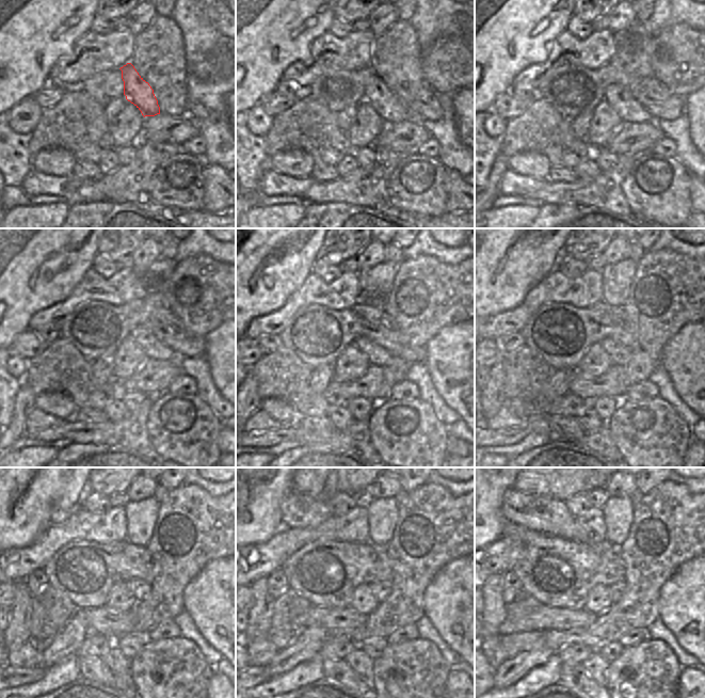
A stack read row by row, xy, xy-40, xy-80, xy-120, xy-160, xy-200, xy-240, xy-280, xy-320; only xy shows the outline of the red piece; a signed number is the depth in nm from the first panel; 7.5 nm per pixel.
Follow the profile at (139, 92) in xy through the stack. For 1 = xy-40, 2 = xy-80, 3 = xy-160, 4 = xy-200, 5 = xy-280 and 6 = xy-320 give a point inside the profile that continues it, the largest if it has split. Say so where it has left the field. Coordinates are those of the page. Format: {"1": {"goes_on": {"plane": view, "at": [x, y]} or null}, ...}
{"1": {"goes_on": {"plane": "xy-40", "at": [384, 101]}}, "2": {"goes_on": {"plane": "xy-80", "at": [629, 110]}}, "3": {"goes_on": {"plane": "xy-160", "at": [378, 355]}}, "4": {"goes_on": {"plane": "xy-200", "at": [619, 353]}}, "5": {"goes_on": {"plane": "xy-280", "at": [380, 590]}}, "6": {"goes_on": {"plane": "xy-320", "at": [617, 591]}}}

